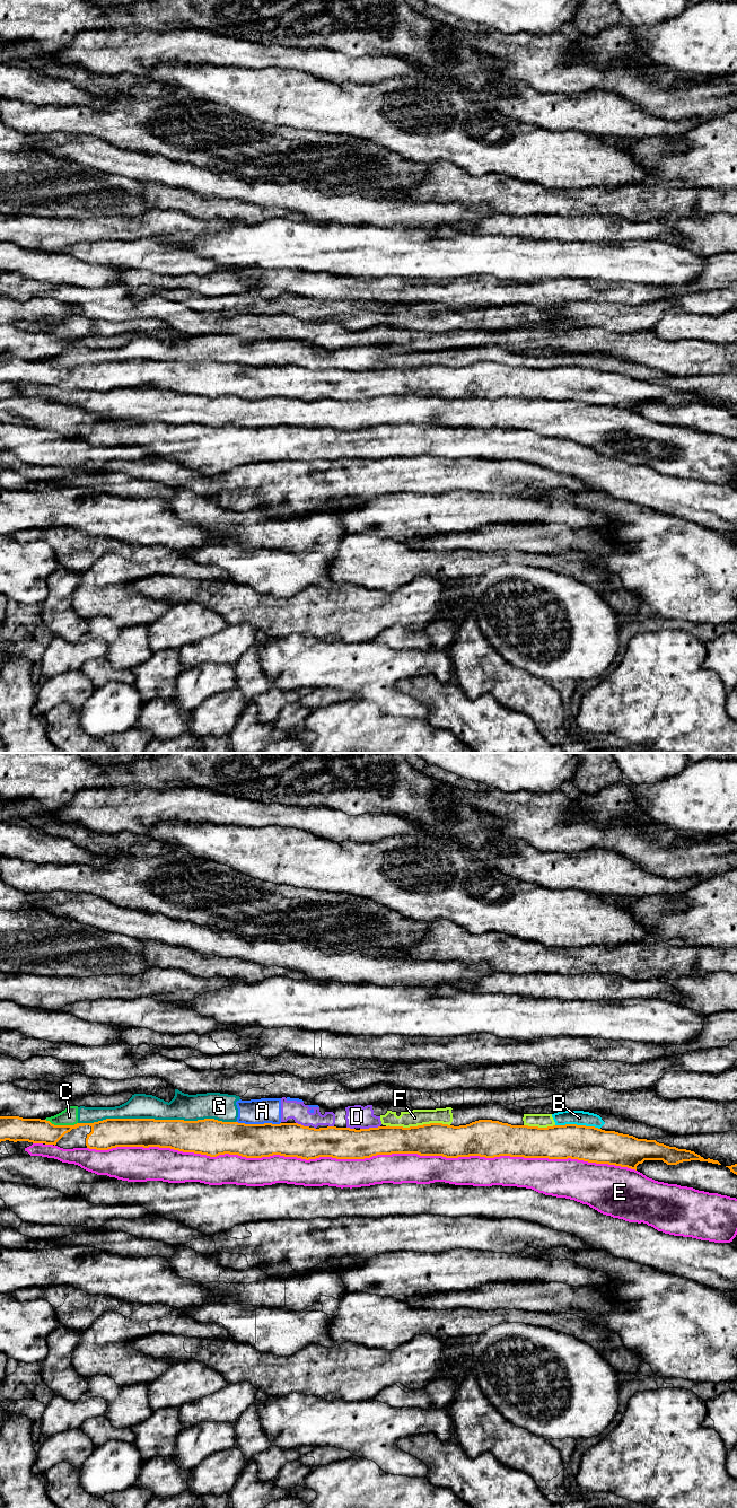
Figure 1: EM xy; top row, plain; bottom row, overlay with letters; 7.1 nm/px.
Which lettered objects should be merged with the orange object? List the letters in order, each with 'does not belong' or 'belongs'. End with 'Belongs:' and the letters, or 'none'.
A: does not belong
B: does not belong
C: does not belong
D: does not belong
E: does not belong
F: does not belong
G: does not belong
Belongs: none

